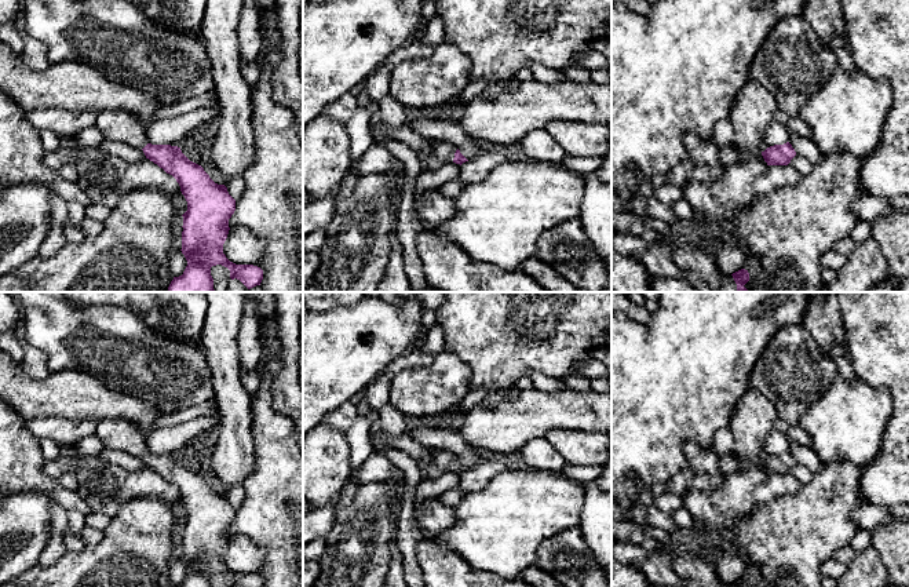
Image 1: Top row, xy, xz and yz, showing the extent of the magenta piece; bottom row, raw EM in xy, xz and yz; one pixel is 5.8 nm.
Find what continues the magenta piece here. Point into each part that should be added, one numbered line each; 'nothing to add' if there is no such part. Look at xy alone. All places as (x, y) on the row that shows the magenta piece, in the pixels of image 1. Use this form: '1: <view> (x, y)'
1: xy (120, 126)

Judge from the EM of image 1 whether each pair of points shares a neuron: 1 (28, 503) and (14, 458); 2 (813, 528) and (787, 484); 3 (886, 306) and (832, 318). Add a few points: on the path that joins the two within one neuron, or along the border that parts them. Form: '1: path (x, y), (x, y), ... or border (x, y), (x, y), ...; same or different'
1: border (14, 493), (35, 491), (47, 493), (53, 499); different
2: border (802, 484), (793, 492), (780, 495), (762, 505); different
3: border (839, 306), (843, 314), (843, 339); different

